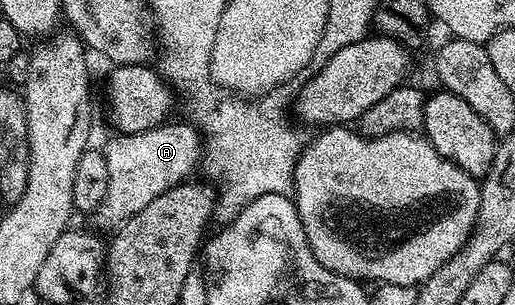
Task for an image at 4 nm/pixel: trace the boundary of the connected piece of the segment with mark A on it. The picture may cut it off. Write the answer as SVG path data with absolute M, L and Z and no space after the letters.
M167 120L161 126L135 134L115 133L114 139L104 146L108 172L107 194L92 214L92 218L98 221L99 231L117 231L122 223L136 216L140 208L152 204L156 196L168 192L168 188L179 186L193 175L190 173L196 170L204 153L204 139L198 133L197 126L189 121L174 121Z

